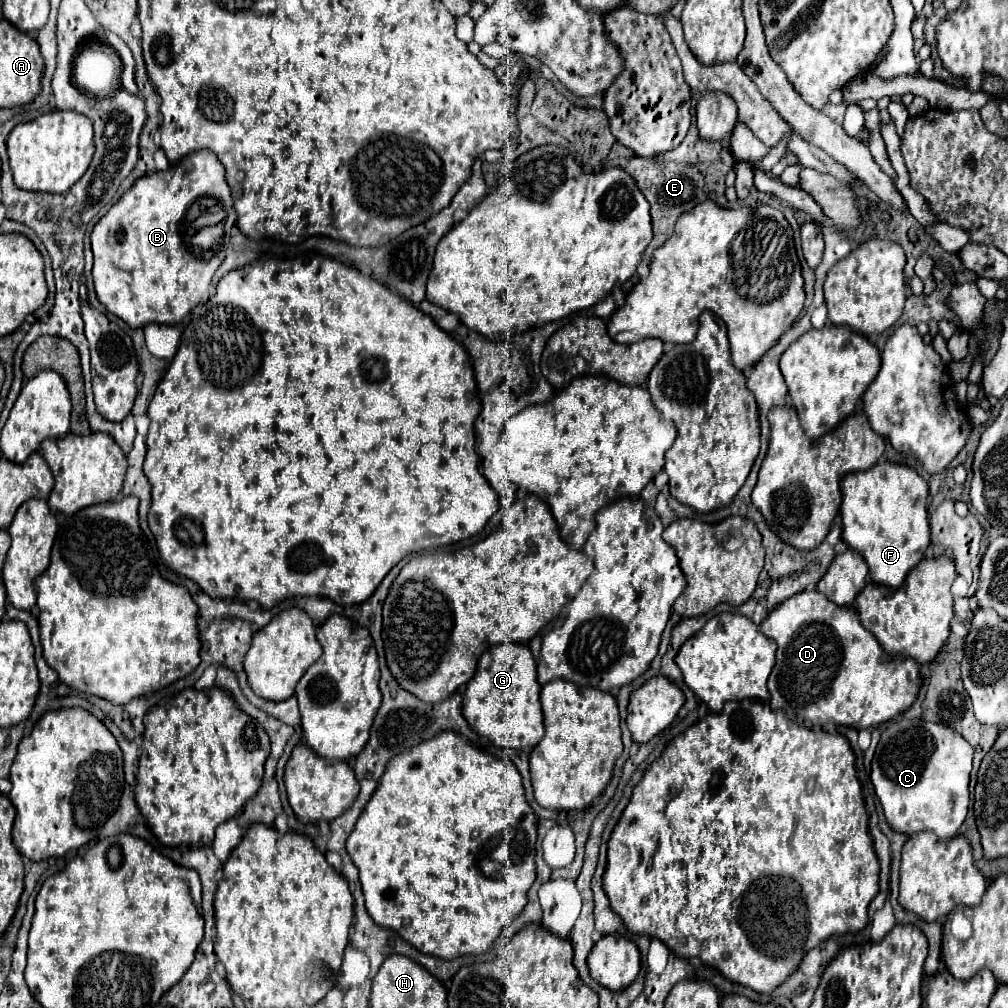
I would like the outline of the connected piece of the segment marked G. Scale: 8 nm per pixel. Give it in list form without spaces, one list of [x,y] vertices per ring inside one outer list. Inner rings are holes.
[[[504,643],[504,645],[492,645],[488,651],[482,653],[476,675],[470,679],[466,693],[464,693],[464,707],[462,713],[470,725],[472,731],[478,735],[488,737],[492,743],[516,751],[530,753],[534,745],[540,743],[544,737],[544,717],[542,717],[542,705],[540,705],[540,683],[536,681],[536,661],[532,659],[528,645],[516,645],[516,643]]]

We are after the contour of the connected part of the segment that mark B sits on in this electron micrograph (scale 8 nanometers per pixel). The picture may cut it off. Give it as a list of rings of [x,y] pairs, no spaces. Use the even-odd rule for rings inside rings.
[[[196,151],[182,161],[170,165],[168,171],[156,171],[154,175],[140,177],[120,201],[94,225],[90,235],[90,245],[94,253],[94,289],[100,303],[108,313],[116,315],[130,327],[142,327],[148,323],[178,325],[188,316],[194,305],[208,301],[212,275],[222,263],[222,259],[198,259],[190,253],[180,241],[180,225],[186,217],[186,211],[198,197],[216,197],[226,213],[234,213],[230,189],[224,177],[224,165],[212,151]]]

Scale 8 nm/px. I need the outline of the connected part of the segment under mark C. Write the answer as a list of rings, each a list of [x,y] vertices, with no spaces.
[[[902,719],[888,725],[870,773],[888,825],[904,835],[934,831],[940,843],[952,839],[968,813],[972,755],[972,745],[946,725],[924,719]]]

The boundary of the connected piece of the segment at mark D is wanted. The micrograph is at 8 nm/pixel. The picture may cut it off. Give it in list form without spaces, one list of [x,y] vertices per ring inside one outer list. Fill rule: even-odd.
[[[802,591],[780,603],[780,607],[762,621],[760,631],[778,645],[776,665],[768,679],[768,691],[772,695],[770,705],[772,709],[782,709],[788,717],[804,719],[812,725],[826,725],[832,721],[836,725],[868,729],[904,713],[918,695],[918,663],[910,657],[888,655],[876,637],[862,627],[854,607],[840,607],[830,599],[824,599],[818,591]]]

